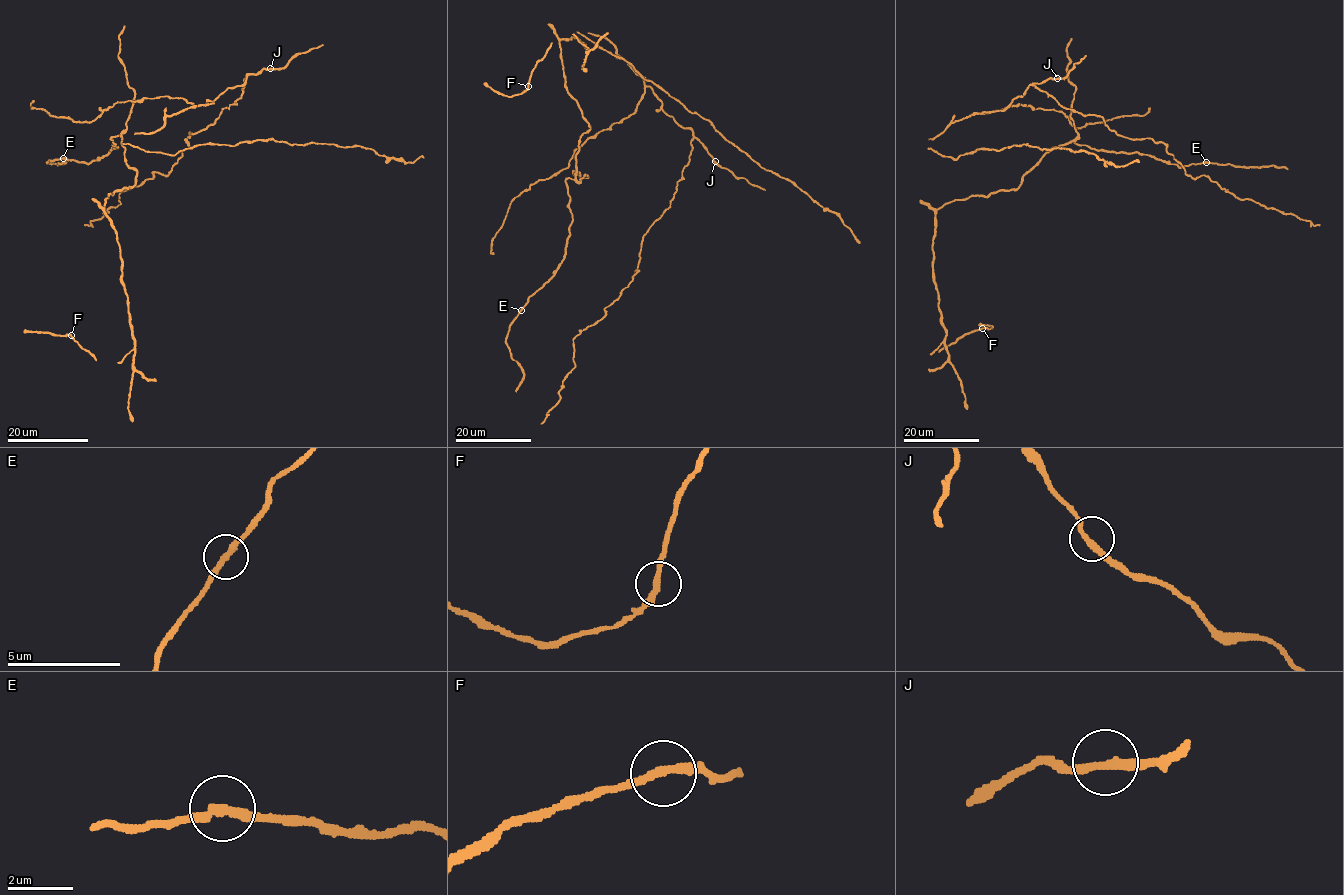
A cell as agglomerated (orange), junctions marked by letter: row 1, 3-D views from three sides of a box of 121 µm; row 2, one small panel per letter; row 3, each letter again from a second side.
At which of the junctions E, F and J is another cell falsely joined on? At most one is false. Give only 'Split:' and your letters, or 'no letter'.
Split: no letter

